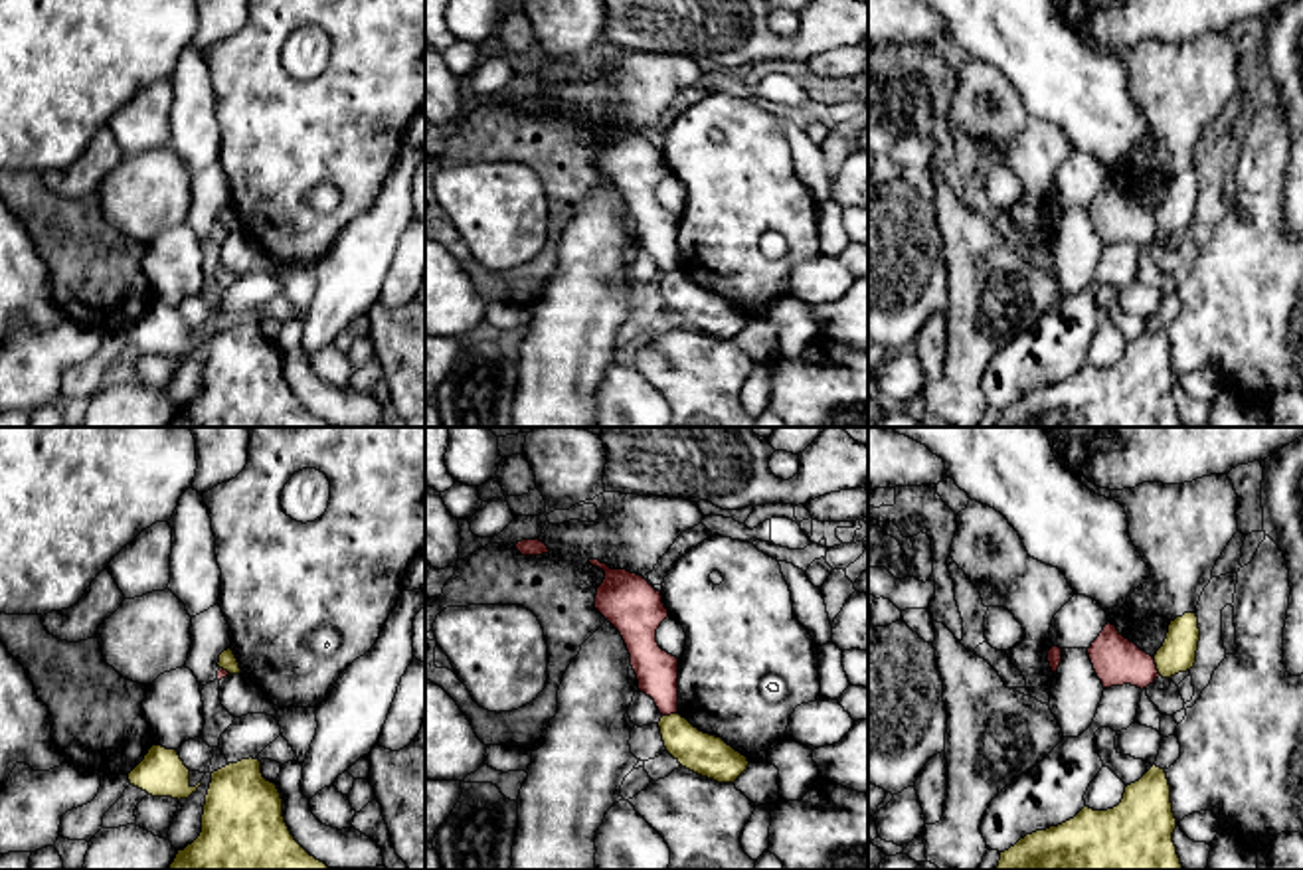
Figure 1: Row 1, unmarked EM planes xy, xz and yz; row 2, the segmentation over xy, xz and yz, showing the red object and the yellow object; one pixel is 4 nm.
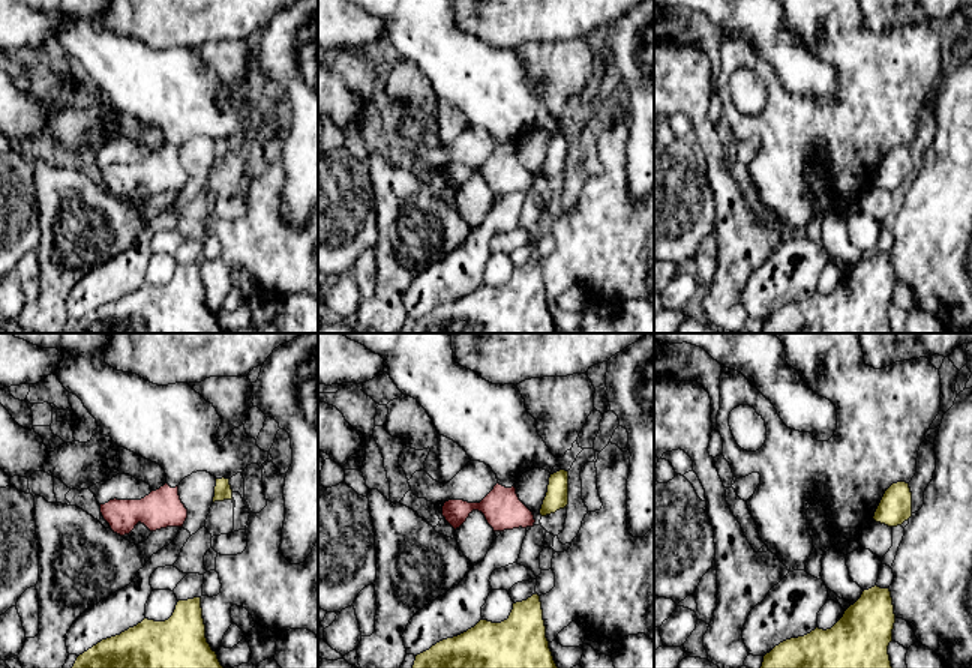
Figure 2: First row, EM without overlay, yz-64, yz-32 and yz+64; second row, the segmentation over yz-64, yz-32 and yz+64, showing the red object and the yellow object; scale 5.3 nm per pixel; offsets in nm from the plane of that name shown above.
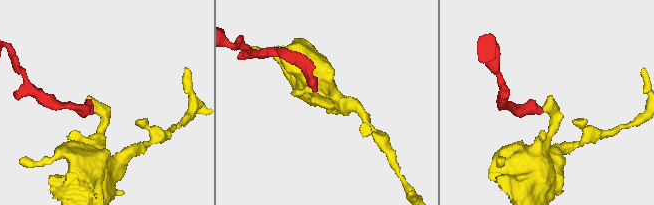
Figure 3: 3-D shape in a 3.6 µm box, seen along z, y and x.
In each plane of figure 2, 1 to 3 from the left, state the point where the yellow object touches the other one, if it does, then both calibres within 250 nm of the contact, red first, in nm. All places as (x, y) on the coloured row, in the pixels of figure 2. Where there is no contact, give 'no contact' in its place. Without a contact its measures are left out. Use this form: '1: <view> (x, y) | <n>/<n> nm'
1: no contact
2: no contact
3: no contact

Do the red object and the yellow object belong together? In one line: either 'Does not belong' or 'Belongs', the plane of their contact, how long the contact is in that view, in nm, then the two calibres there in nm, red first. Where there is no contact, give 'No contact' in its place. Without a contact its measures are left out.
Does not belong. Touches red in yz. Shared border 90 nm. Thickness 200 nm (red) against 140 nm

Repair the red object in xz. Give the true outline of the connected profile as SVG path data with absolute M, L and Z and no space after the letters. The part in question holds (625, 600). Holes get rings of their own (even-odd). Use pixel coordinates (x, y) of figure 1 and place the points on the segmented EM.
M589 560L589 564L605 571L595 609L621 633L639 690L654 700L662 716L676 714L678 658L656 643L656 629L668 617L660 591L643 575L611 569L599 560Z

